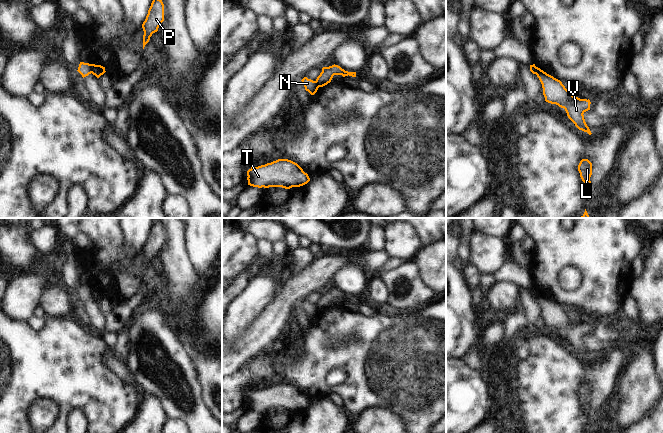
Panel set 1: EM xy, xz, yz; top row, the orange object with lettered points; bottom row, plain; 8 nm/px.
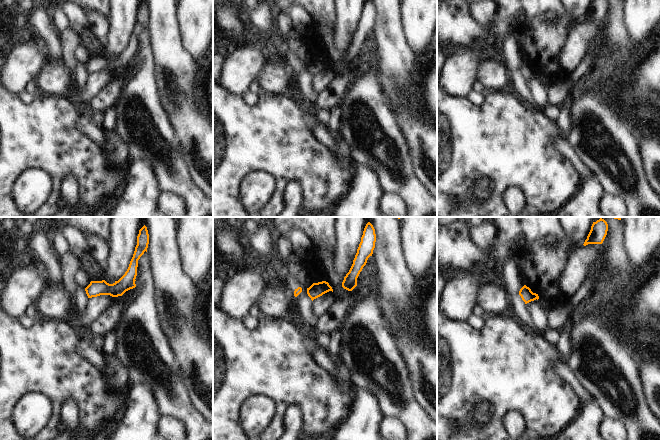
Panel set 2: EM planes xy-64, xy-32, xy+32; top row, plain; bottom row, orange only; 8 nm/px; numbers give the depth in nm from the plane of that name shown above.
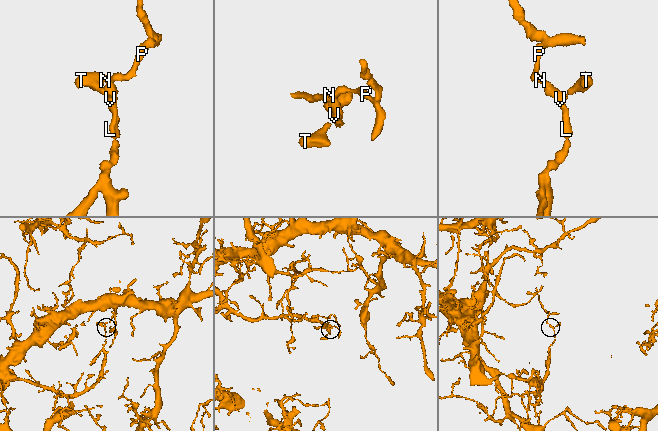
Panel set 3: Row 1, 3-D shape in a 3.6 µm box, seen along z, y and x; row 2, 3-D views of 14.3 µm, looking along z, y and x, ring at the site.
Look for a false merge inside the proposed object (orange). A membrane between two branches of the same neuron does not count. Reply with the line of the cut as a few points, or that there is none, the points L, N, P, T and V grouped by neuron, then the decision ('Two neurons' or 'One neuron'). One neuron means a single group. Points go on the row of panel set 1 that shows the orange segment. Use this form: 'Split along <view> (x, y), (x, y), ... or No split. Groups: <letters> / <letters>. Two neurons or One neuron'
Split along xy (91, 64), (92, 72). Groups: L N T V / P. Two neurons

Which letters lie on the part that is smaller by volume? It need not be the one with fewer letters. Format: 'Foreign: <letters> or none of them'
Foreign: P

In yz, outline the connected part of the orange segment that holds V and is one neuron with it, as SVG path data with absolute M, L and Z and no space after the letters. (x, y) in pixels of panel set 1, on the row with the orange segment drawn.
M536 67L536 75L542 84L545 101L564 108L568 118L575 126L579 130L591 135L592 133L587 126L583 115L586 111L590 110L590 100L574 97L560 80L547 74L538 67Z

